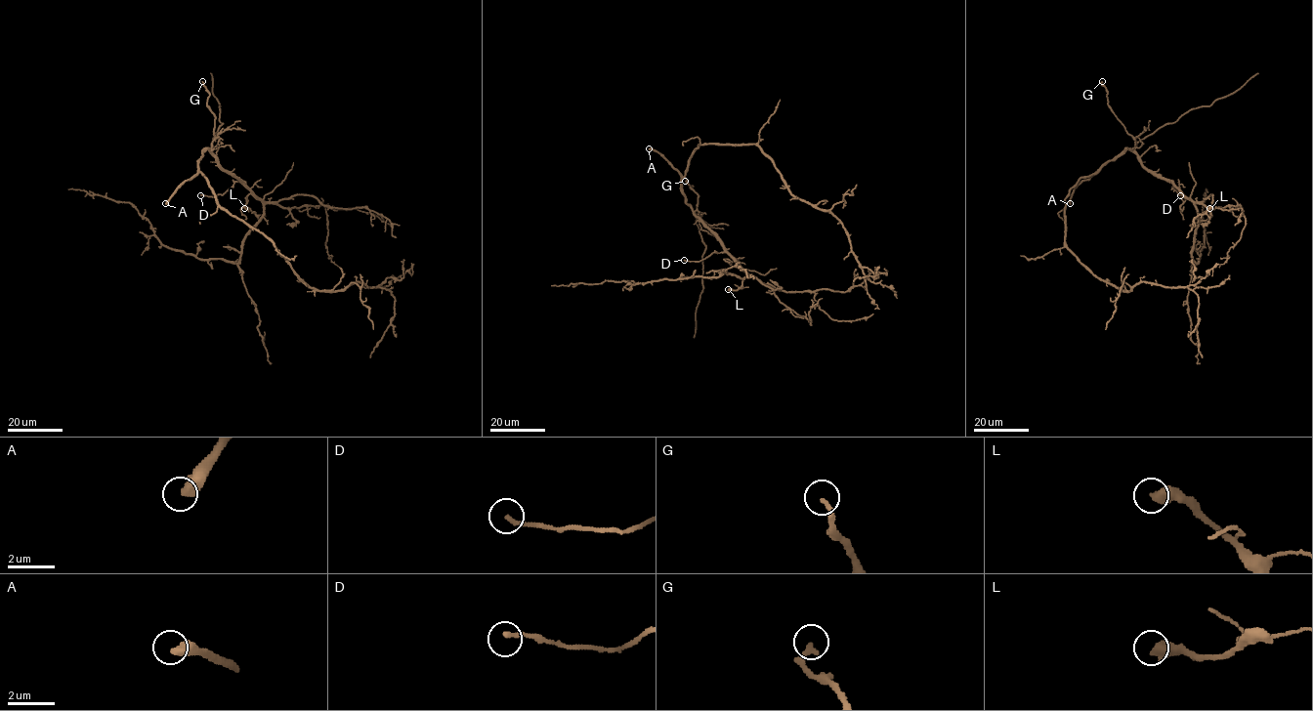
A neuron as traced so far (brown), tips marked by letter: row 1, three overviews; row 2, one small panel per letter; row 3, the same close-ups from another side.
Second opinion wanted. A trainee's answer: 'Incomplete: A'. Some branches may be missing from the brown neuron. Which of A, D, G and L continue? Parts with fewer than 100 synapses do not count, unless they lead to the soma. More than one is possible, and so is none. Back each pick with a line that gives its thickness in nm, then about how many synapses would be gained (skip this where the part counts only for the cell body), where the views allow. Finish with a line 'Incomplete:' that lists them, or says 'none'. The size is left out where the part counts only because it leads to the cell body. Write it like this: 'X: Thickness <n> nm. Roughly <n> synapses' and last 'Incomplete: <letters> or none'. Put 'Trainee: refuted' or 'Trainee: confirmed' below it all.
A: Thickness 420 nm. Roughly 300 synapses
Incomplete: A
Trainee: confirmed

